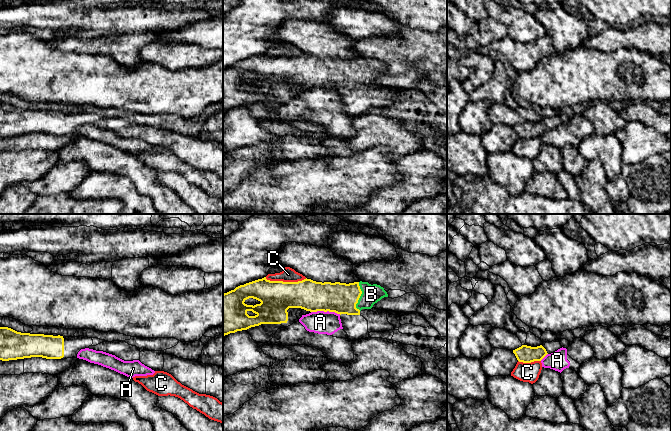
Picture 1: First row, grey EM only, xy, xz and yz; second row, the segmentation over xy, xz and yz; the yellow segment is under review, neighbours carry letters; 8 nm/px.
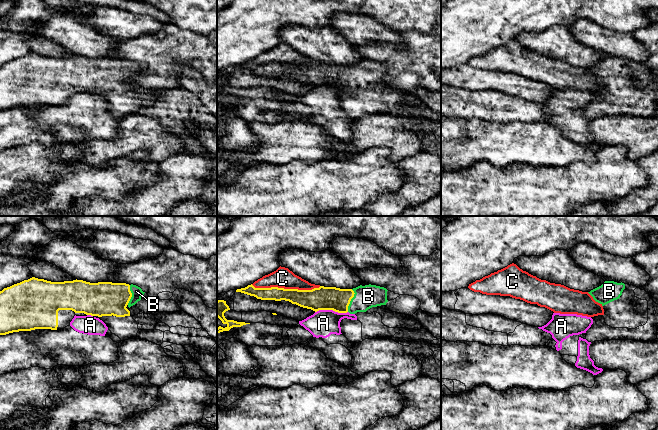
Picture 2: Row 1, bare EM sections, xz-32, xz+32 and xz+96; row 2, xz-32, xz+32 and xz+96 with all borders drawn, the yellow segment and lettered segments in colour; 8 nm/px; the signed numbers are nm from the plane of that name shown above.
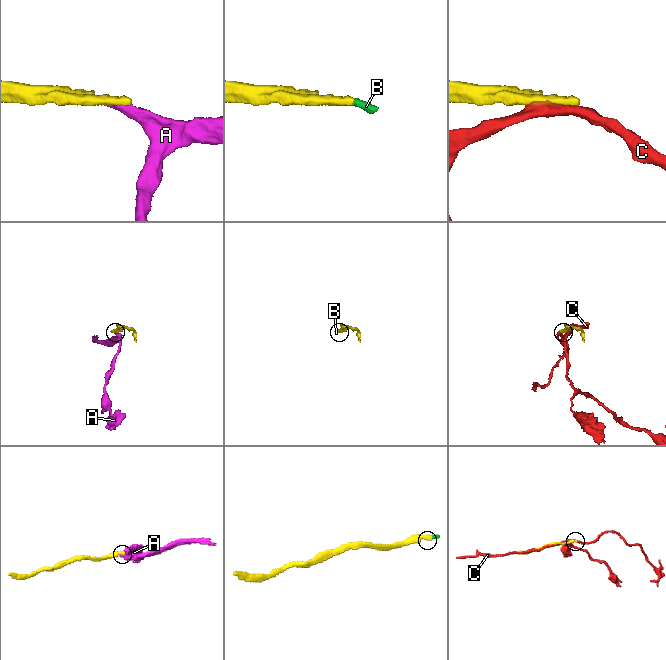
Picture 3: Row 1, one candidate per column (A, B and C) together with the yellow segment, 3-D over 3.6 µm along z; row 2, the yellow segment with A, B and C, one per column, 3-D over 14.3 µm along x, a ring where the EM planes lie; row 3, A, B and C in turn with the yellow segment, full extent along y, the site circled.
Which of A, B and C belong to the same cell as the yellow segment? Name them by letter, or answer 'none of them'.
B

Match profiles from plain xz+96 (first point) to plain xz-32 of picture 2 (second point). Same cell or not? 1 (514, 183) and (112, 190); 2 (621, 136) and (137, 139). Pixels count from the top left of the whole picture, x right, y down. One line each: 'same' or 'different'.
1: same
2: same

